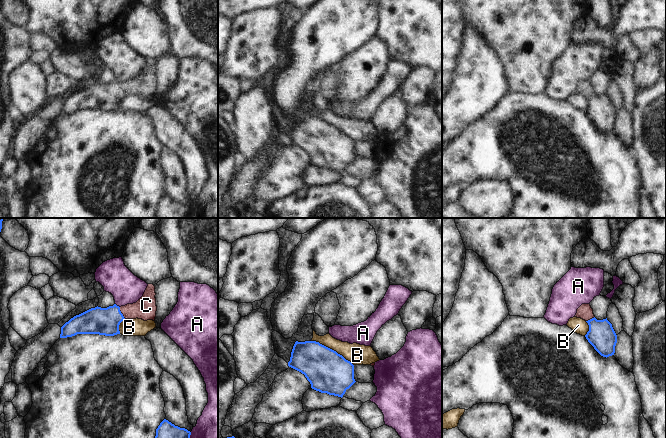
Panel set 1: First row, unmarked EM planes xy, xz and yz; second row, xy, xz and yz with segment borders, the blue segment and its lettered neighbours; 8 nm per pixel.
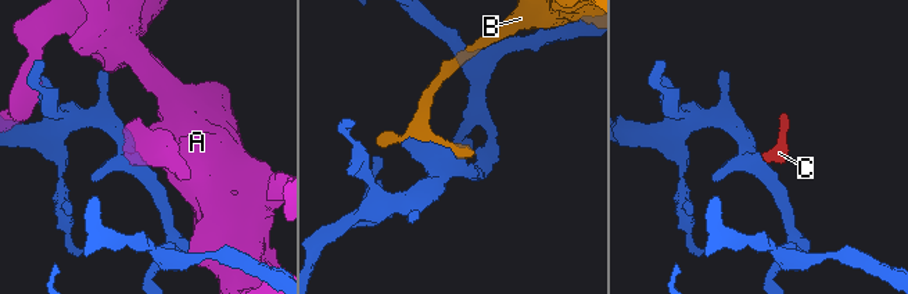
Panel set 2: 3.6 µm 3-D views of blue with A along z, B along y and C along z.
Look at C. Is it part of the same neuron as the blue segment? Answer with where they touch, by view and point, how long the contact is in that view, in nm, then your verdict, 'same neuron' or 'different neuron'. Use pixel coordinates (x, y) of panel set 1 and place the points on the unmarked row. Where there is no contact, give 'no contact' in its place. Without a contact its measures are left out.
meets blue in xy at (121, 89); contact 110 nm long; same neuron

